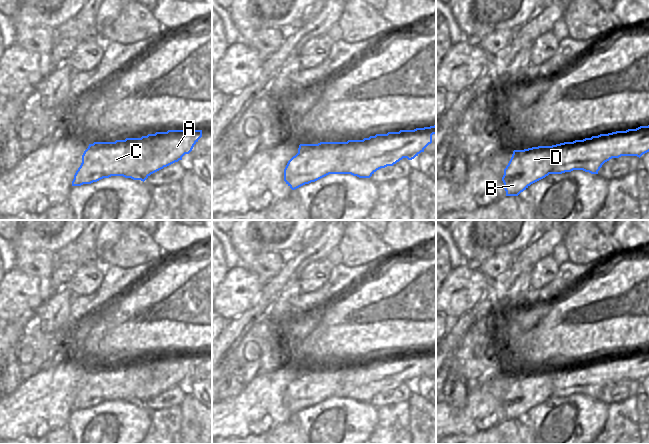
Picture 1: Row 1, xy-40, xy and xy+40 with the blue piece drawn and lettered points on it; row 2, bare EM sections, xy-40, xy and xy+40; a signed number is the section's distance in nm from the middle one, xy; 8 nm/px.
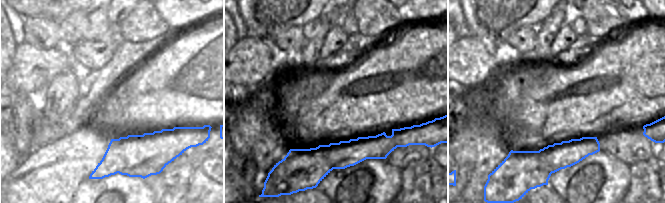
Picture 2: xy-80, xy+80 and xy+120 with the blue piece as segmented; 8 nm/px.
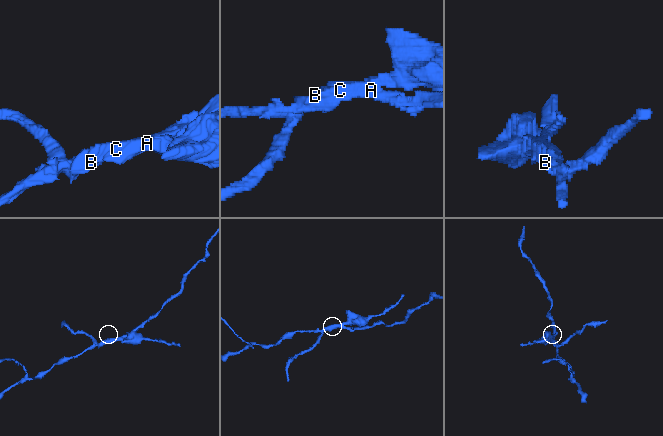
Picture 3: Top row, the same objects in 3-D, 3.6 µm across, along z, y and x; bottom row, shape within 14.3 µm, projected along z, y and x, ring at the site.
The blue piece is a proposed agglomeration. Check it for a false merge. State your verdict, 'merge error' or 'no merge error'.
merge error

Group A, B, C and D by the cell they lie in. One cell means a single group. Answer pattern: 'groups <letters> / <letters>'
groups A / B C D

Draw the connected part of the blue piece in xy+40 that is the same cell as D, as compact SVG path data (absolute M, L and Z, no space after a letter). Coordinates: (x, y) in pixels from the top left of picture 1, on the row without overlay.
M556 369L514 374L502 401L506 420L518 420L531 408L554 398L555 377Z

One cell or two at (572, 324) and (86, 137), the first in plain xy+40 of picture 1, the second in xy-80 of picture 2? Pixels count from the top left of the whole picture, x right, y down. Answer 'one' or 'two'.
two

